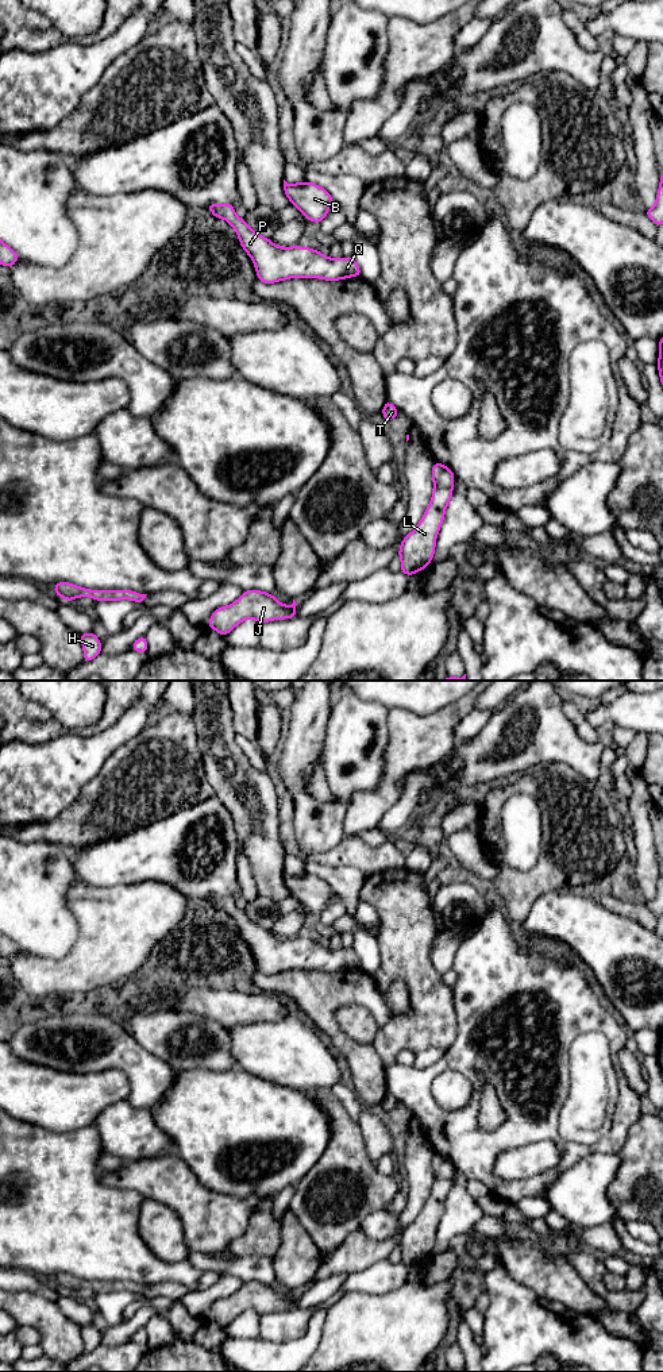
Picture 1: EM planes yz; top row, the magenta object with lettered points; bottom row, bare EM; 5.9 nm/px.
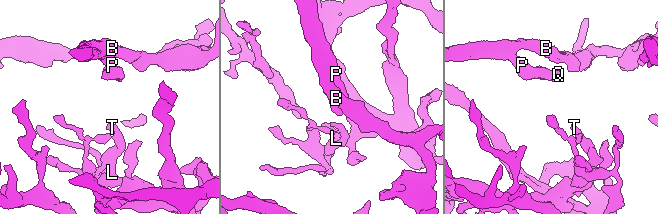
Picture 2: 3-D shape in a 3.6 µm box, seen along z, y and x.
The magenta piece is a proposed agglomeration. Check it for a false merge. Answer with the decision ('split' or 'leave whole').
split

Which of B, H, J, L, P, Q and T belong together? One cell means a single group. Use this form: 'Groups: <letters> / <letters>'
Groups: B J L P Q T / H

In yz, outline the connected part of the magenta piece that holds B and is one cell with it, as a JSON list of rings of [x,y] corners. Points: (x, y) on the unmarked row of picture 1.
[[[284,871],[284,882],[289,893],[311,913],[320,914],[327,907],[334,891],[321,878],[304,872],[288,875]]]

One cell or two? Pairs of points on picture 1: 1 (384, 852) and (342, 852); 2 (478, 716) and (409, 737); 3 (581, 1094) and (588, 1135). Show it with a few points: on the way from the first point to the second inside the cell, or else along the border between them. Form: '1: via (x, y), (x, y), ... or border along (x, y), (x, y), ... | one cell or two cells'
1: via (373, 852), (353, 852) | one cell
2: border along (474, 709), (455, 727), (454, 742) | two cells
3: via (586, 1103), (586, 1125) | one cell

